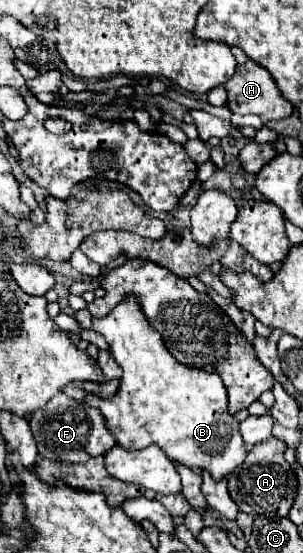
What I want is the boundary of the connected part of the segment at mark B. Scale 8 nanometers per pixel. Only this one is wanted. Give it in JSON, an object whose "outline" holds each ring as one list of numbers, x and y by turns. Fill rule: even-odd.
{"outline":[[127,298,109,316,99,320,97,332,105,336,113,358,123,368,121,388,111,400,103,400,99,396,87,394,85,402,89,406,95,406,103,414,107,422,107,430,111,430,119,446,123,446,125,450,143,450,151,444,157,444,173,462,183,464,189,470,195,470,197,474,209,472,215,480,227,478,239,464,243,464,247,456,247,448,239,434,239,420,235,420,235,416,227,412,227,390,219,374,195,370,179,364,167,352,161,336,151,328,135,298]]}

